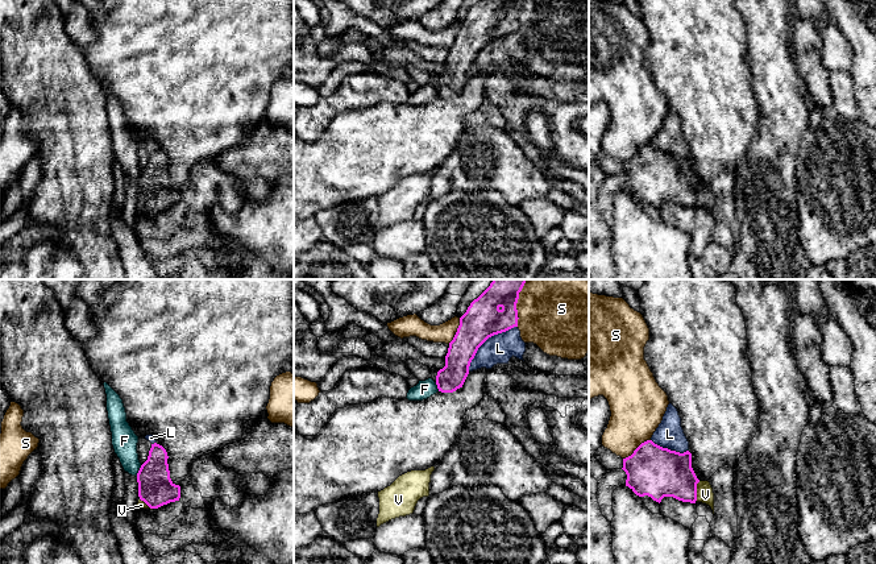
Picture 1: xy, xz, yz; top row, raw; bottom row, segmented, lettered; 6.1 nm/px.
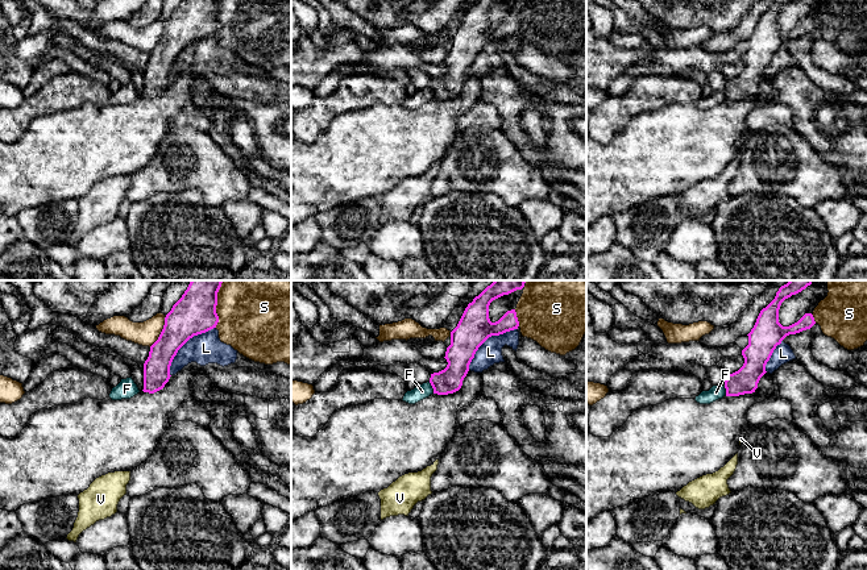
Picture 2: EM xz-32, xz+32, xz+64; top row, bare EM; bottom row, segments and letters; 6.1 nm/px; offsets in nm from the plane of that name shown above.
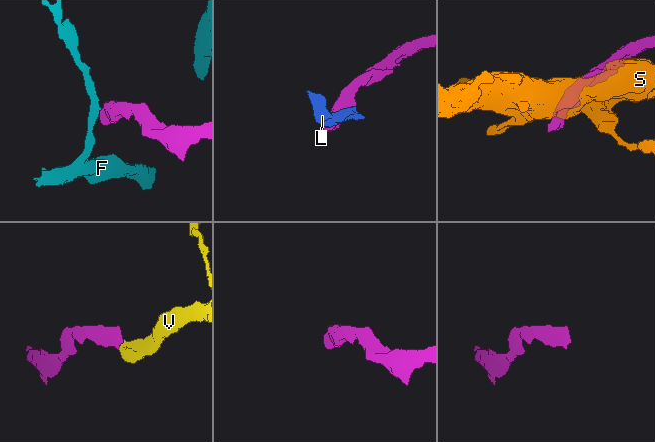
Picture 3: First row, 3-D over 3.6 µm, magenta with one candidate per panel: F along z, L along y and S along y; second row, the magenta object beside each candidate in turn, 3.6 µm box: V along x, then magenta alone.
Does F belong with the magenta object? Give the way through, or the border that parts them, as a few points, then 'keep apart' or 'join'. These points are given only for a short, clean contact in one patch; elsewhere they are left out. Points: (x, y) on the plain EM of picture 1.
border along xy (141, 170), (136, 181); keep apart

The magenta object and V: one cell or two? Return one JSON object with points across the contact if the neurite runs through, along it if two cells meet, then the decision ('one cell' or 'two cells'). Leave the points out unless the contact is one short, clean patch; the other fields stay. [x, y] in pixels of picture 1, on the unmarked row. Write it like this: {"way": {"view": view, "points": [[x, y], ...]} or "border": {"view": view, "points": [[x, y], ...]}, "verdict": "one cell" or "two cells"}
{"way": {"view": "yz", "points": [[660, 177], [672, 179], [696, 197], [705, 199]]}, "verdict": "one cell"}

